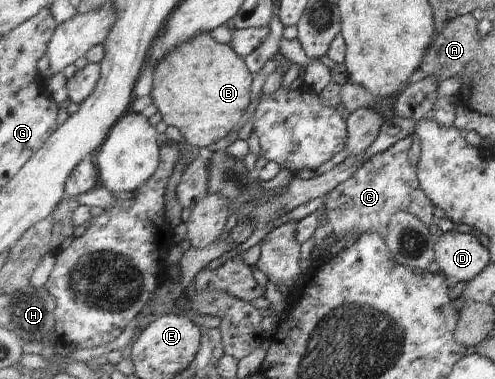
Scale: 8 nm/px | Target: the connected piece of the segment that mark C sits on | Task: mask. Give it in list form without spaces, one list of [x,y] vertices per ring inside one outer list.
[[[409,135],[398,140],[388,149],[366,160],[350,179],[329,193],[325,201],[328,228],[338,242],[348,235],[361,234],[368,230],[384,235],[391,223],[391,217],[398,212],[412,213],[426,225],[432,223],[435,205],[423,190],[419,168],[409,160],[412,146],[412,137]]]

